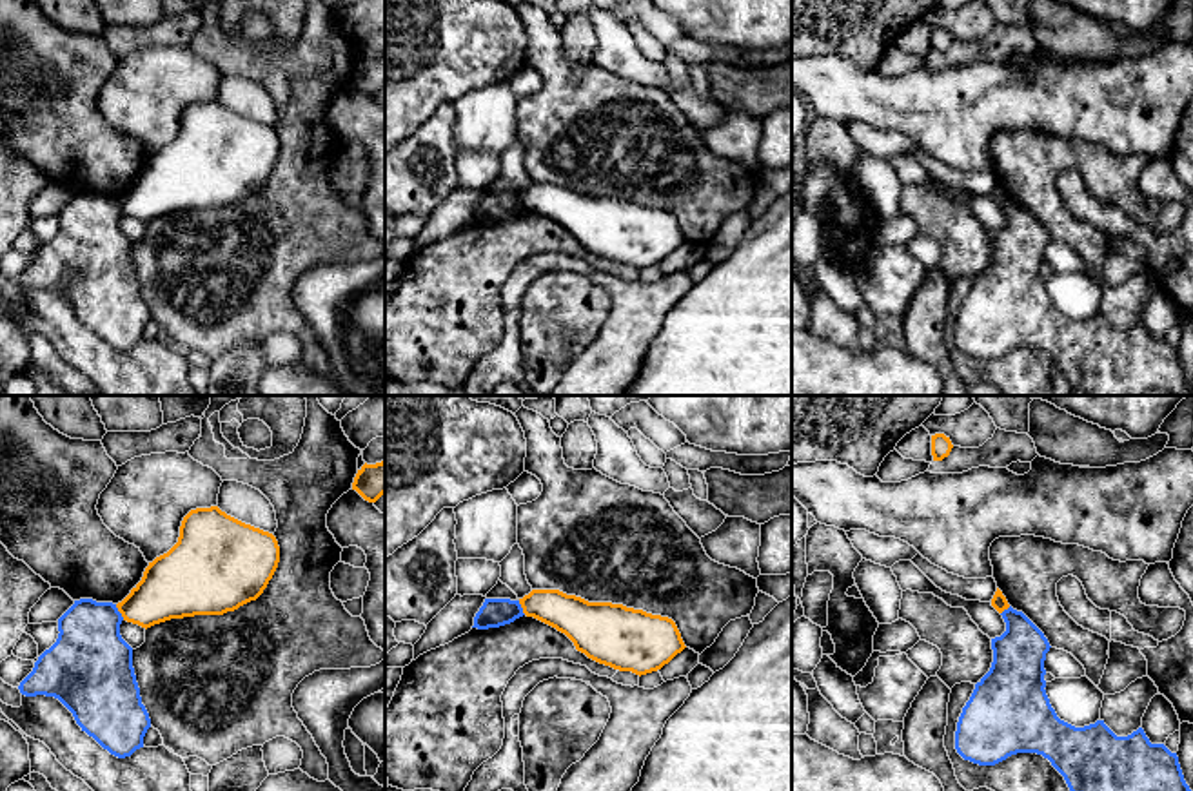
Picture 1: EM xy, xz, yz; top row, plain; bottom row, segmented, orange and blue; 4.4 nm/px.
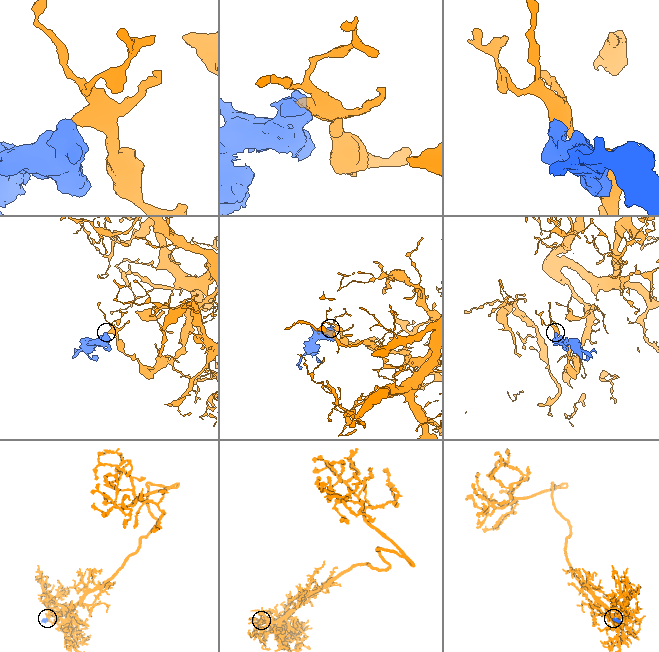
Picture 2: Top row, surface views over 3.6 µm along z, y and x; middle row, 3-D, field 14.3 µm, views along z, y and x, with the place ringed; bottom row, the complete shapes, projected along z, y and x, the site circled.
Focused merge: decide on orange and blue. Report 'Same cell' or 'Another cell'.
Another cell

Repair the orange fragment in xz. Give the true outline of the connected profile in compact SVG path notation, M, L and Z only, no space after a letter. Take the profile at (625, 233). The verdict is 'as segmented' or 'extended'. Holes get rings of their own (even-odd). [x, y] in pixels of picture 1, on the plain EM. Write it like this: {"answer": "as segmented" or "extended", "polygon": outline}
{"answer": "as segmented", "polygon": "M532 183L519 192L519 198L527 210L534 210L565 227L576 243L588 252L619 265L632 265L639 270L661 263L686 241L672 212L623 198L588 196L559 183Z"}

